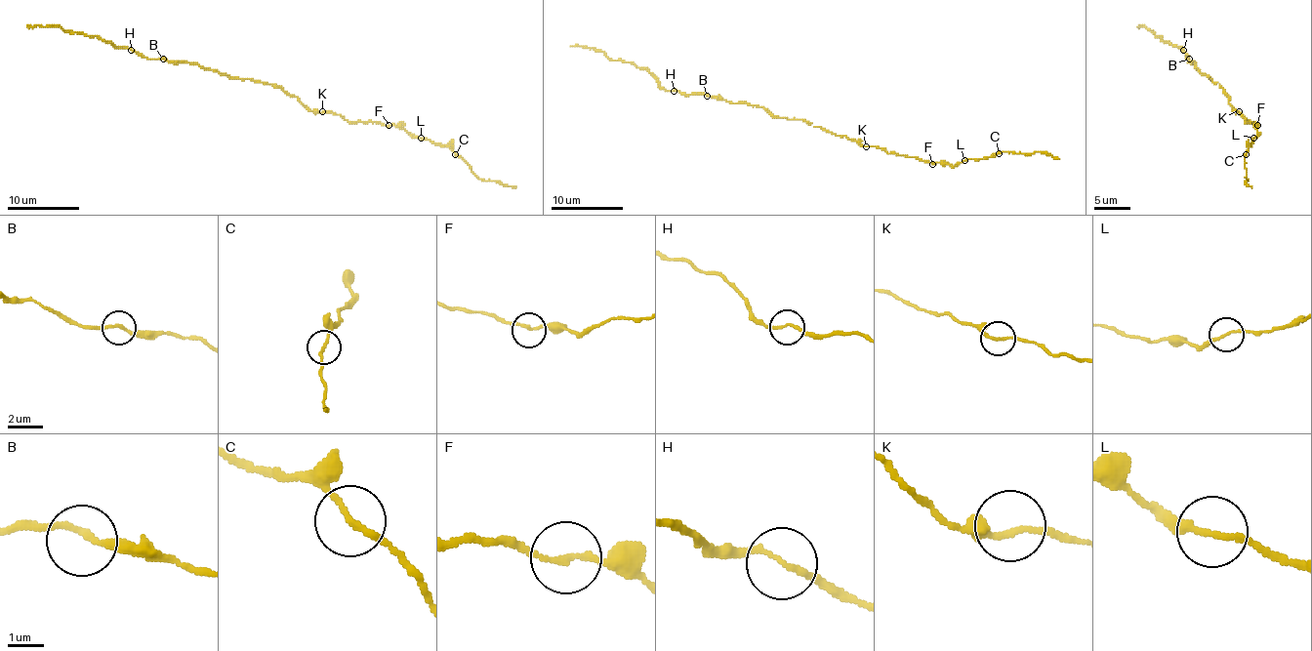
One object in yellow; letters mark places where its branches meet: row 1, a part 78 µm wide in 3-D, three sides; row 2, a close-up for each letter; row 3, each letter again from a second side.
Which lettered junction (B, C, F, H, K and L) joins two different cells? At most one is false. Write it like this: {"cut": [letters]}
{"cut": []}

